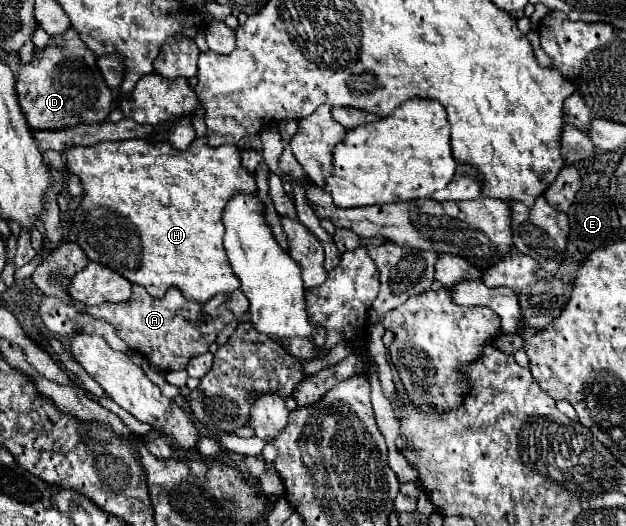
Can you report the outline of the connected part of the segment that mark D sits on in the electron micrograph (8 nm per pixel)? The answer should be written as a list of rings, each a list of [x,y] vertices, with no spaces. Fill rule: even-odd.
[[[74,29],[66,31],[66,35],[58,39],[58,43],[50,43],[42,53],[34,55],[28,65],[20,65],[16,93],[18,105],[32,129],[64,129],[80,123],[102,123],[108,119],[114,105],[114,93],[104,83],[100,69],[96,67],[96,57],[92,55],[92,51],[88,51],[86,45],[82,45],[82,39],[78,39],[78,33]]]

